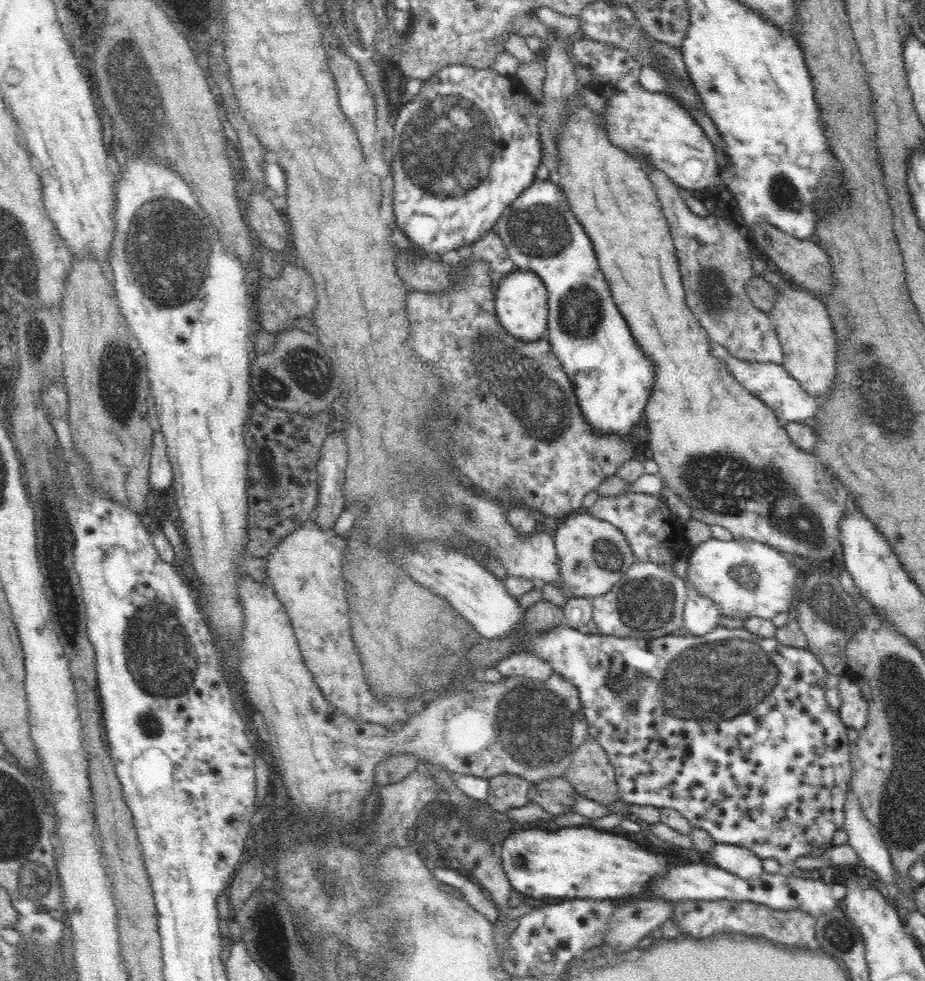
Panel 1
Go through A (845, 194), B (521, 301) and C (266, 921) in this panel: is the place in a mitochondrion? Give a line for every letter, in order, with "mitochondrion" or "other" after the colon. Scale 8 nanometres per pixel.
A: other
B: other
C: mitochondrion

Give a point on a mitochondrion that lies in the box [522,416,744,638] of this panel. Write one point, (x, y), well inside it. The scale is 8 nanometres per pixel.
(649, 603)

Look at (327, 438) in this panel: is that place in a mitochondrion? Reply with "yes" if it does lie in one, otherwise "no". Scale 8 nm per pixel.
no

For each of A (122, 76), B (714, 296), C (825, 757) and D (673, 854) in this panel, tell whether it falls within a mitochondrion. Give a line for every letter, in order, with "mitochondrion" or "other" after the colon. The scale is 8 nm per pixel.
A: mitochondrion
B: mitochondrion
C: other
D: other

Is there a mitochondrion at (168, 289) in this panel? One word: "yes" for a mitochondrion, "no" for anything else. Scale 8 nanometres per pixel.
yes

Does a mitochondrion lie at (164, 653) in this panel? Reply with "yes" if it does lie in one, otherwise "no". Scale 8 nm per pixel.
yes

